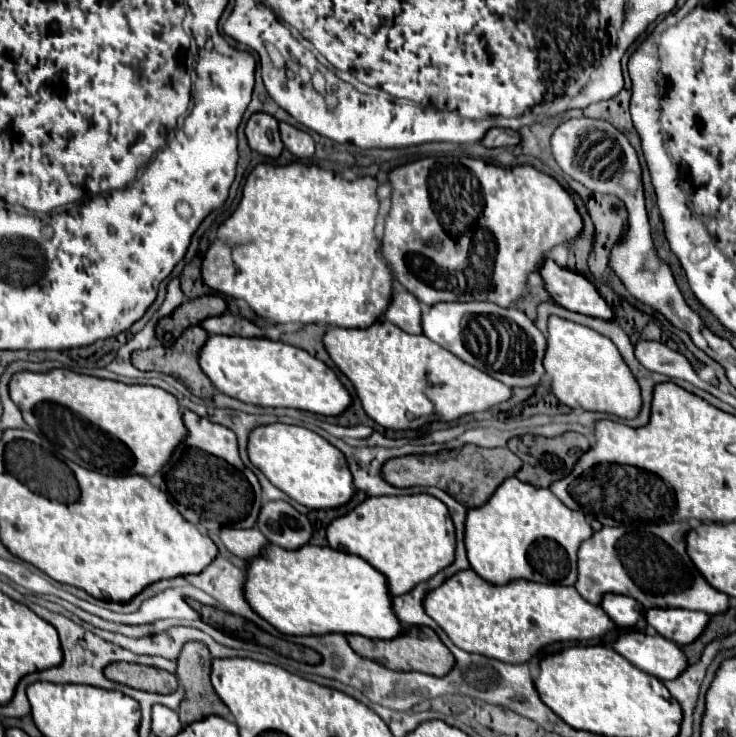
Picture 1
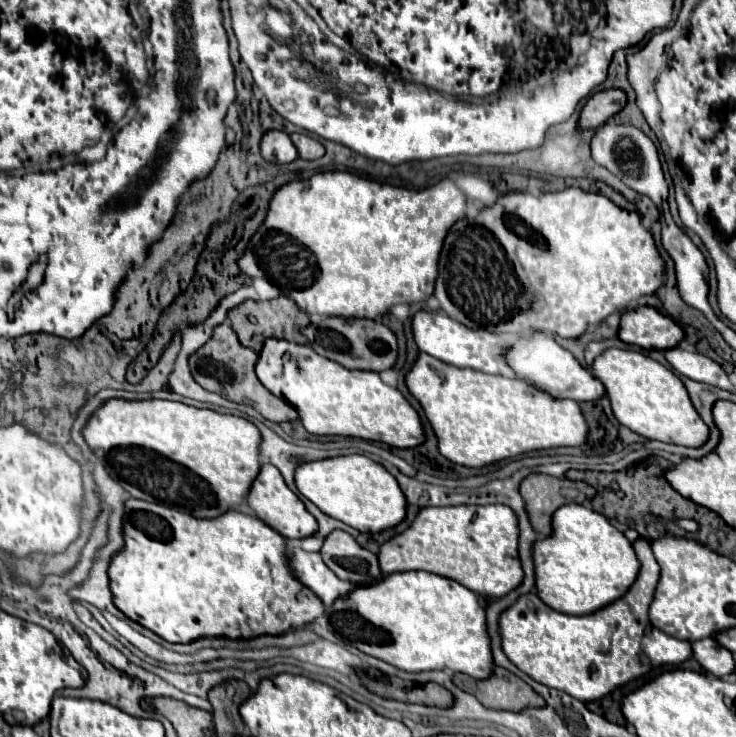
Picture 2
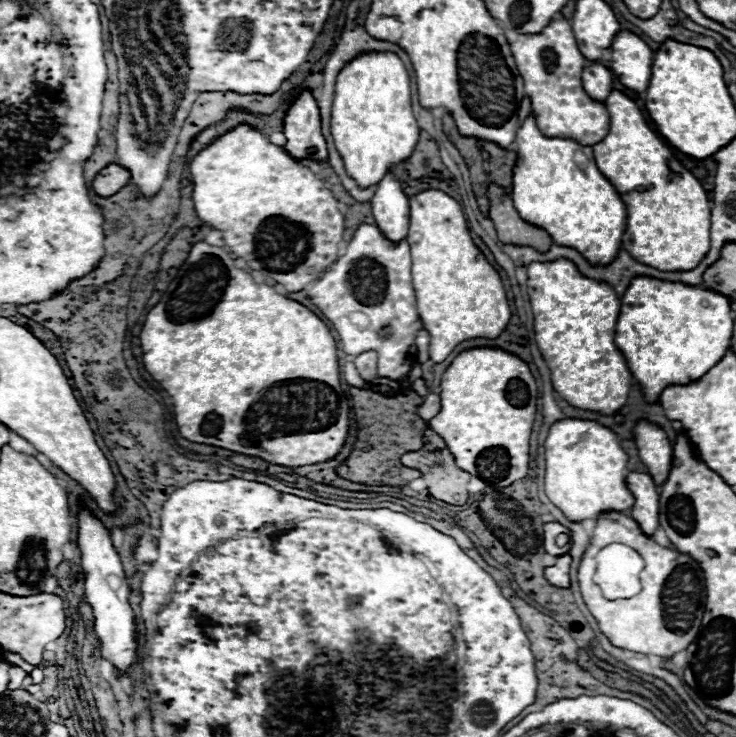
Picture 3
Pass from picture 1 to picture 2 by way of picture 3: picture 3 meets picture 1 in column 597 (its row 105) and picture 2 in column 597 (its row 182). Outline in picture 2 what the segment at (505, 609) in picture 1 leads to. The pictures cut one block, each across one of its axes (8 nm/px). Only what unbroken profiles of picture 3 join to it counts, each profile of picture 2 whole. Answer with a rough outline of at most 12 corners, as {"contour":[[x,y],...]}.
{"contour":[[650,542],[626,596],[568,616],[534,592],[500,616],[536,682],[600,700],[692,644],[660,632]]}

